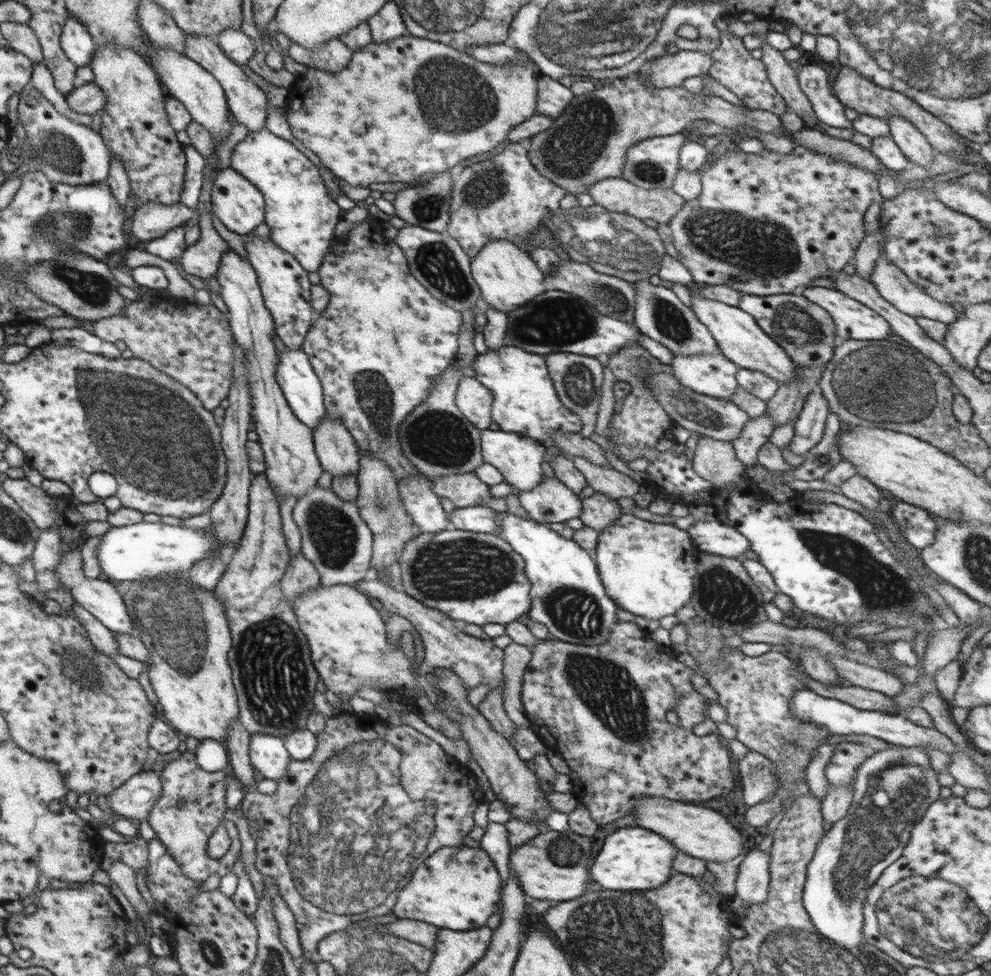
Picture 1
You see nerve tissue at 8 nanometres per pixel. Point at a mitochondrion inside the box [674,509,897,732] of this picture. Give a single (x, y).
(724, 597)

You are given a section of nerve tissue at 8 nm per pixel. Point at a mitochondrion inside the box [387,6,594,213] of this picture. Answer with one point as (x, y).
(452, 99)

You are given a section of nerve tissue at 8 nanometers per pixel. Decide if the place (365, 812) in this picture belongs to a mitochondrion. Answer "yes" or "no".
yes

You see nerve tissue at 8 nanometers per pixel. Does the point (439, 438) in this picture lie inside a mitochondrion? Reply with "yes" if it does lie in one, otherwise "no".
yes

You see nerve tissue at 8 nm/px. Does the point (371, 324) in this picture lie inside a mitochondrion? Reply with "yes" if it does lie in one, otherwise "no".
no

